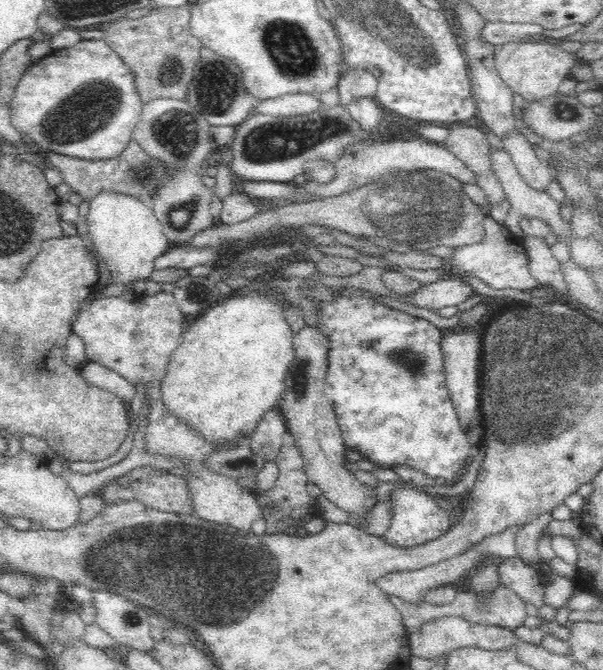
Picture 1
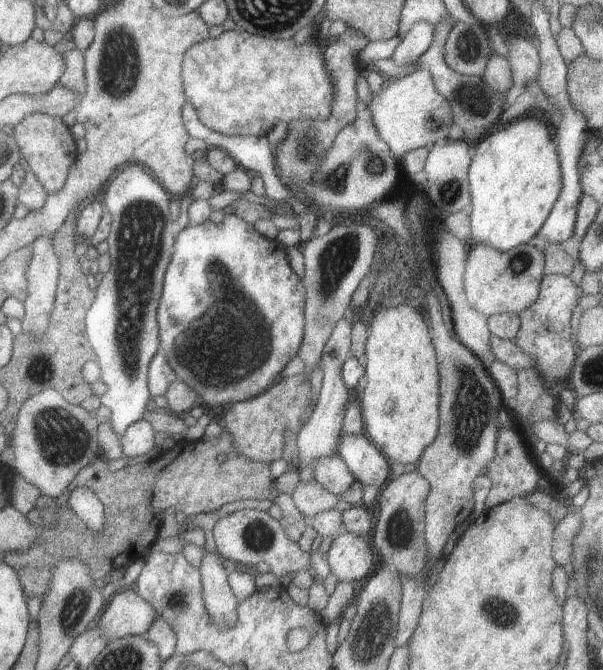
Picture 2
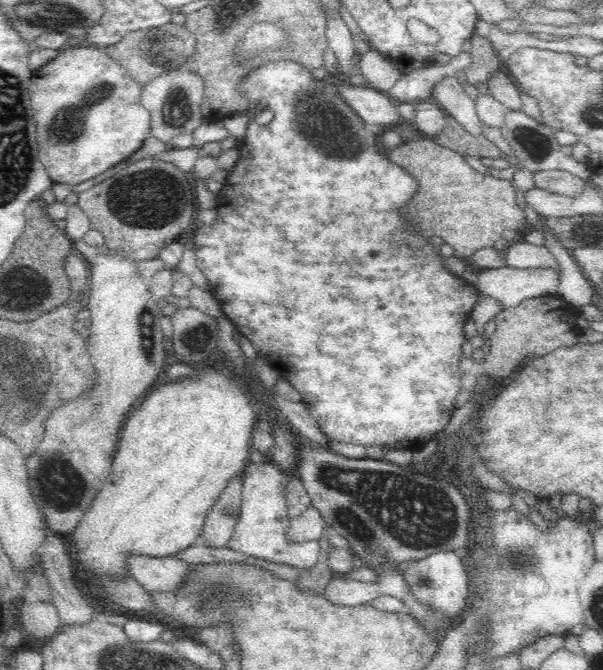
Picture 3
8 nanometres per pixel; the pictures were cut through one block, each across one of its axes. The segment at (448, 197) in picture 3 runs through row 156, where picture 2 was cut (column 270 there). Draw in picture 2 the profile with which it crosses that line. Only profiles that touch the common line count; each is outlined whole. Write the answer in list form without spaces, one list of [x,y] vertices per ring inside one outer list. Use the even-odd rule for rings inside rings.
[[[303,374],[291,376],[291,378],[281,378],[265,390],[261,396],[251,398],[251,400],[241,400],[229,406],[227,414],[221,418],[223,420],[223,430],[231,436],[233,448],[255,462],[269,462],[273,464],[275,460],[283,458],[283,430],[291,430],[295,436],[303,428],[303,424],[309,420],[307,416],[307,404],[311,396],[311,380],[305,380]]]

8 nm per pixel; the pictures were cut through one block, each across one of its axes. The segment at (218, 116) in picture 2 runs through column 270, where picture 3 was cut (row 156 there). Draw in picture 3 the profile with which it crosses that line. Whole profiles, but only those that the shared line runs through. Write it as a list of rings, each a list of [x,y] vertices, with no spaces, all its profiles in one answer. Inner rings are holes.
[[[98,46],[60,50],[30,84],[40,162],[54,184],[78,186],[136,154],[152,136],[152,116],[140,102],[142,86]]]

